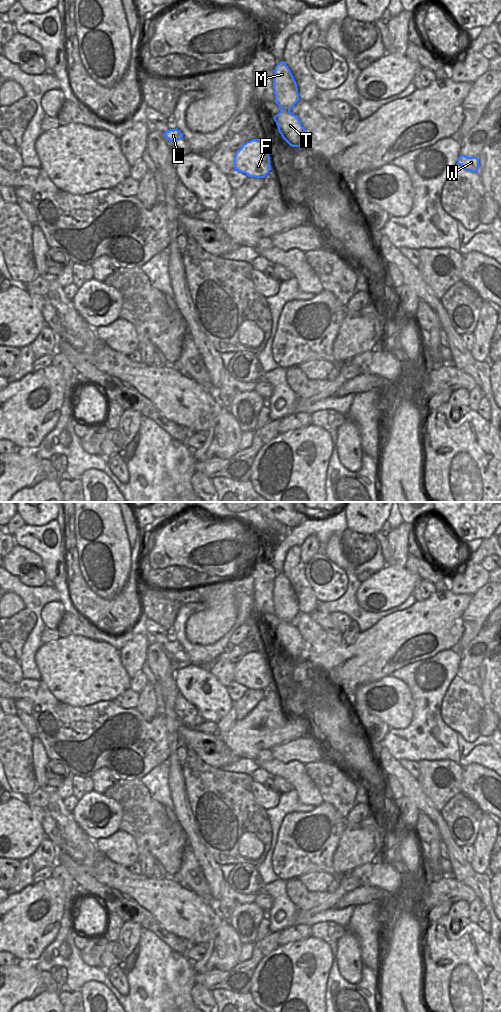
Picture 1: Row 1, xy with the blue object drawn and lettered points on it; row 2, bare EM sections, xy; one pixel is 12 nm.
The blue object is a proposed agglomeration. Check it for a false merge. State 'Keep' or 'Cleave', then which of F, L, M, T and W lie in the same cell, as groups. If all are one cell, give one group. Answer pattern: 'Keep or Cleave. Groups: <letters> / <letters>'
Keep. Groups: F L M T W

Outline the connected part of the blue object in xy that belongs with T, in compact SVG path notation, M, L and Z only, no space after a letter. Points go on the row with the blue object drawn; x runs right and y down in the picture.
M284 61L277 63L274 70L273 90L275 103L281 108L274 121L282 138L292 147L300 147L305 140L305 128L298 115L290 112L300 100L297 83Z

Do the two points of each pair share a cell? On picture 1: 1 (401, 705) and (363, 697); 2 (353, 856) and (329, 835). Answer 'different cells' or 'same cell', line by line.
1: same cell
2: different cells

